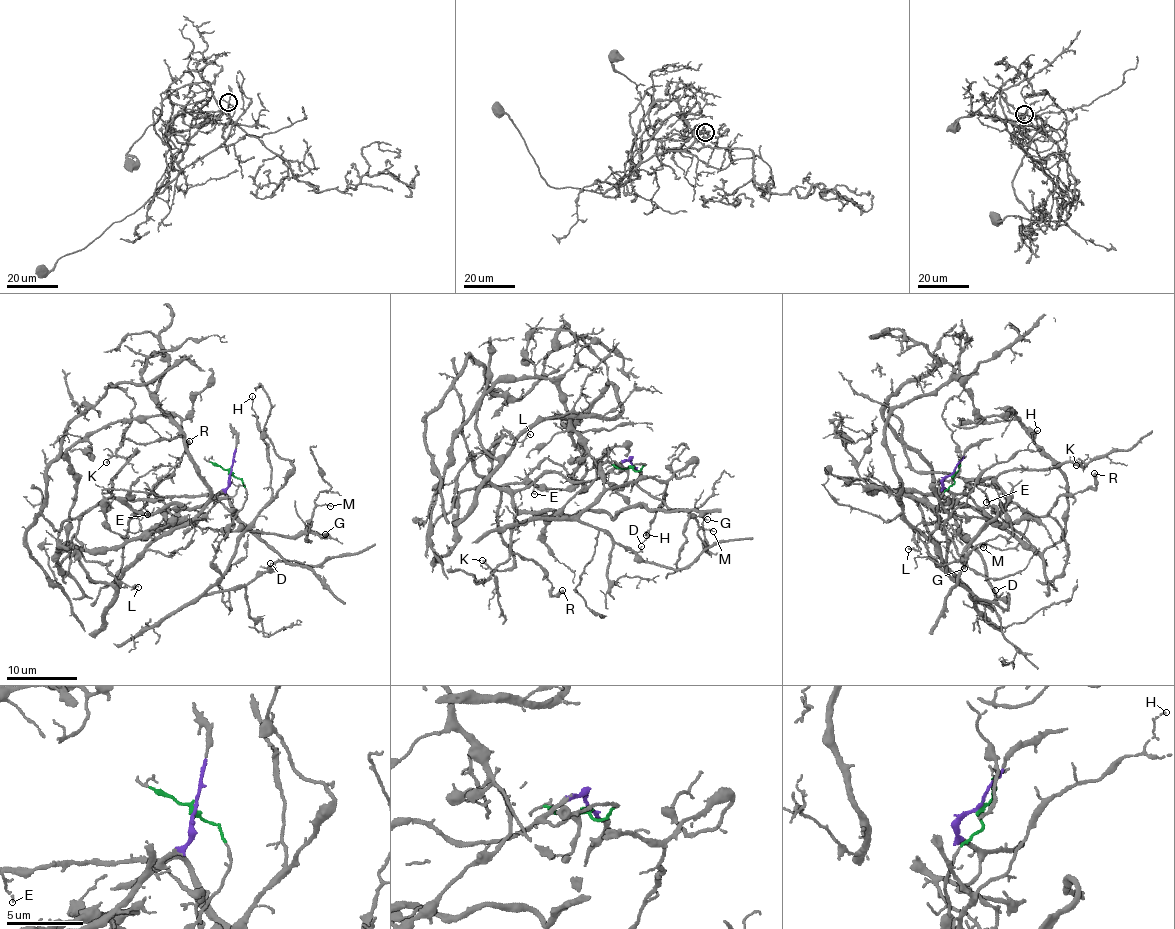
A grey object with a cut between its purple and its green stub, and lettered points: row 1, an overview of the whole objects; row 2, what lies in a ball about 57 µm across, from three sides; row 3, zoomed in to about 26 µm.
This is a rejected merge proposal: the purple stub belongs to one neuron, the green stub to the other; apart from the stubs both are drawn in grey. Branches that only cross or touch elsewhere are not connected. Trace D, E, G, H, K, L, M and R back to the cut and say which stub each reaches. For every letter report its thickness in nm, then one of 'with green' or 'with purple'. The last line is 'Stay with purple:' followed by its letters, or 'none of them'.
D: 100 nm | with green
E: 90 nm | with purple
G: 90 nm | with green
H: 100 nm | with green
K: 130 nm | with purple
L: 120 nm | with purple
M: 120 nm | with green
R: 380 nm | with purple
Stay with purple: E, K, L, R

